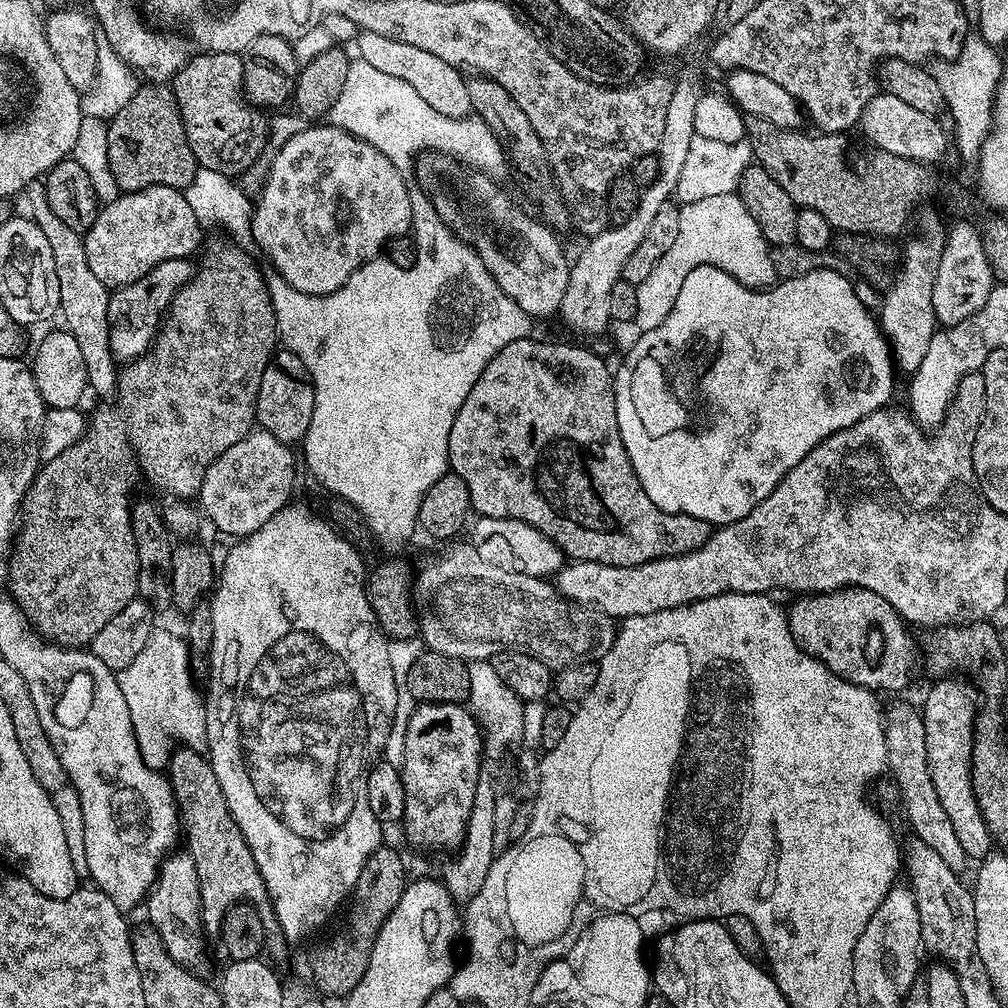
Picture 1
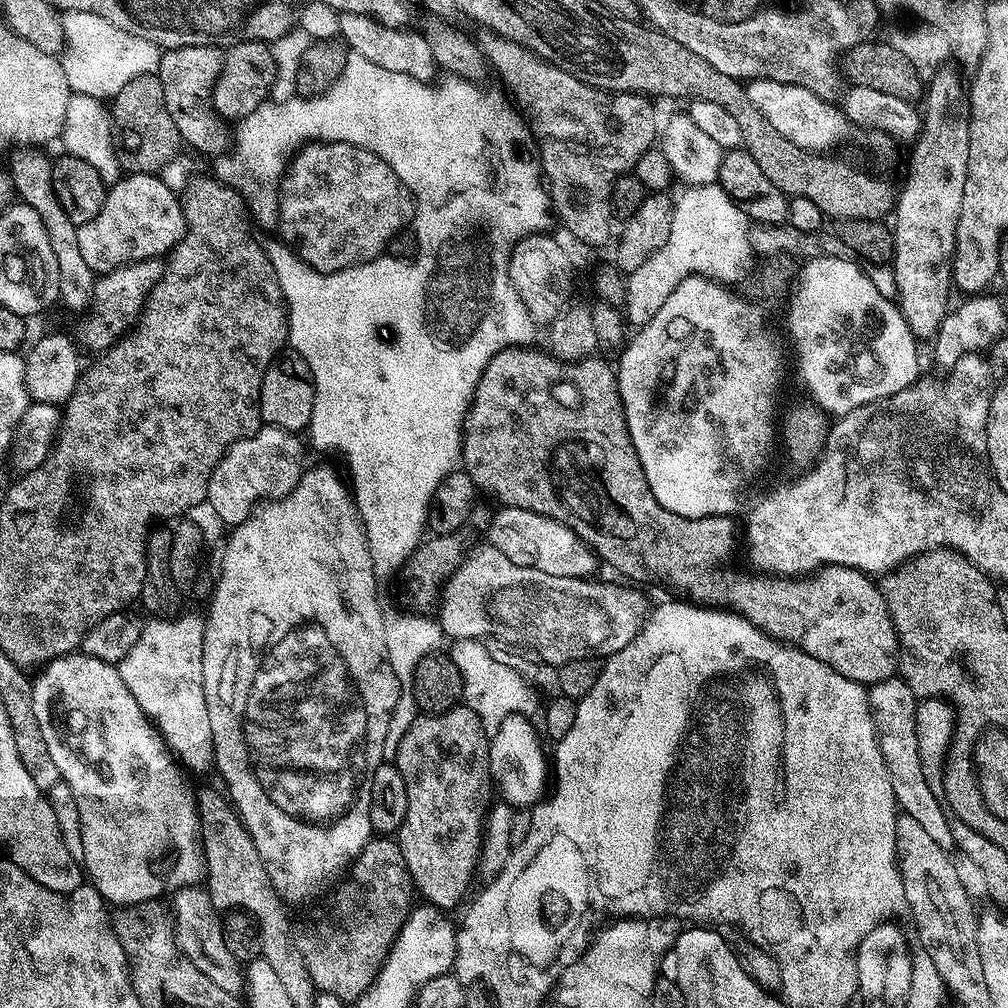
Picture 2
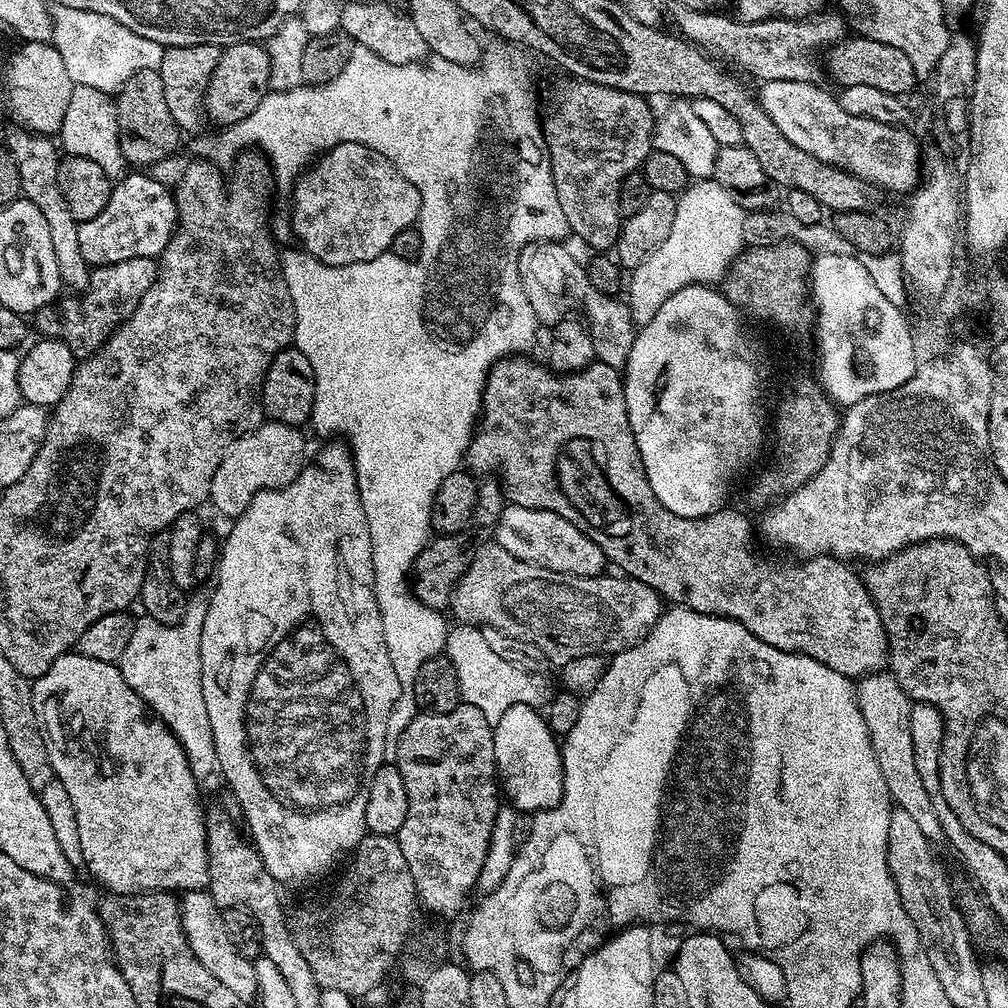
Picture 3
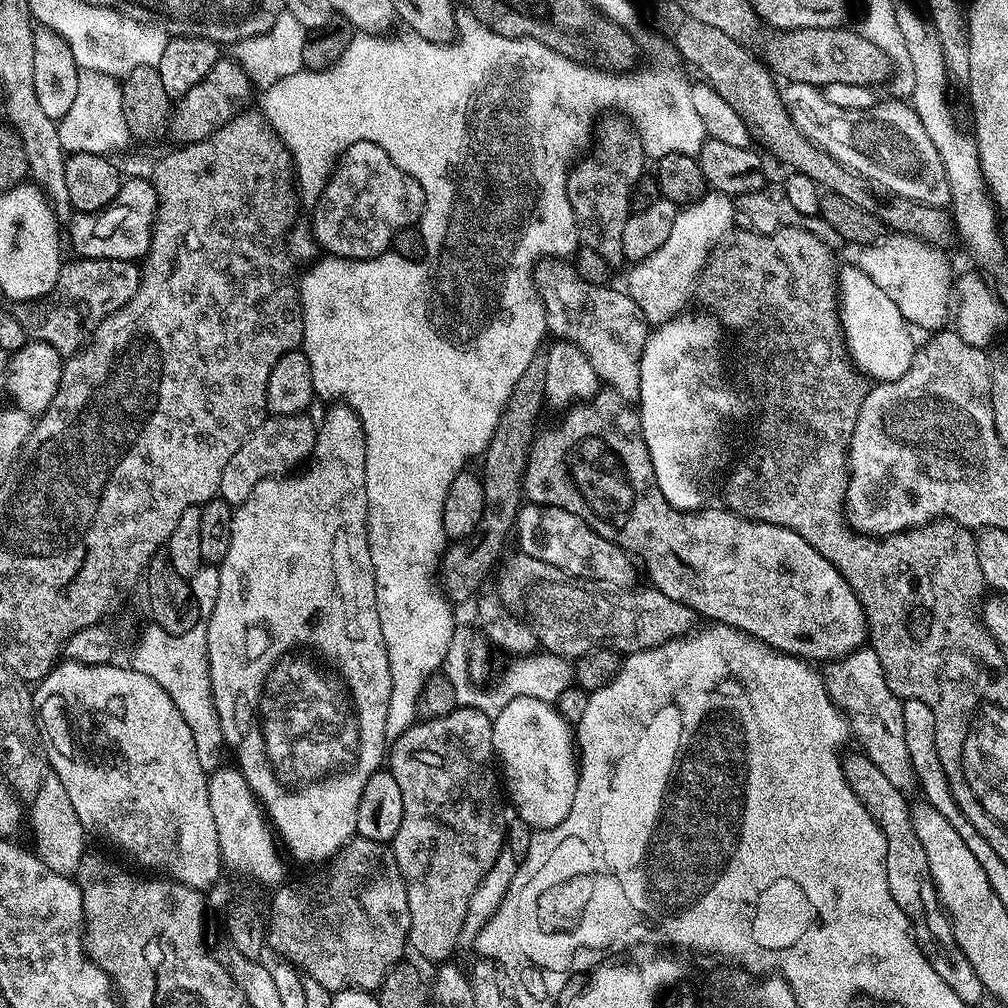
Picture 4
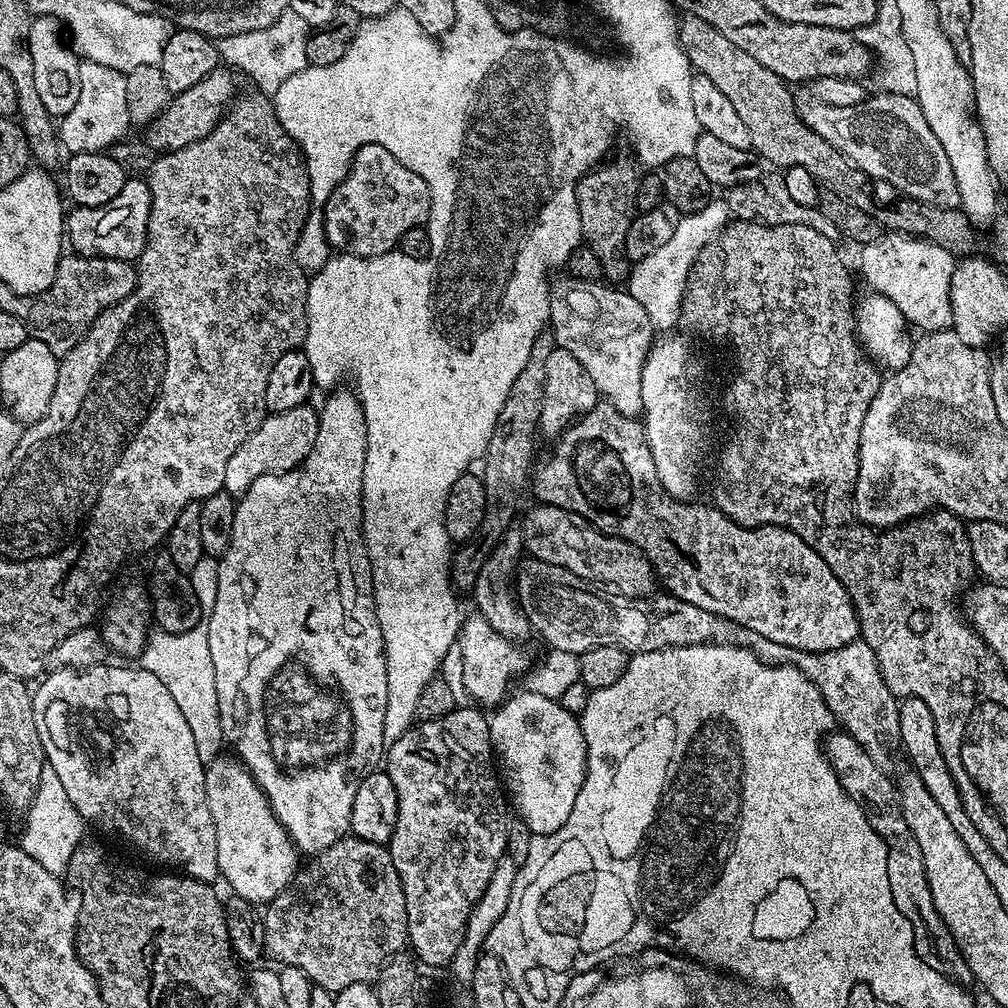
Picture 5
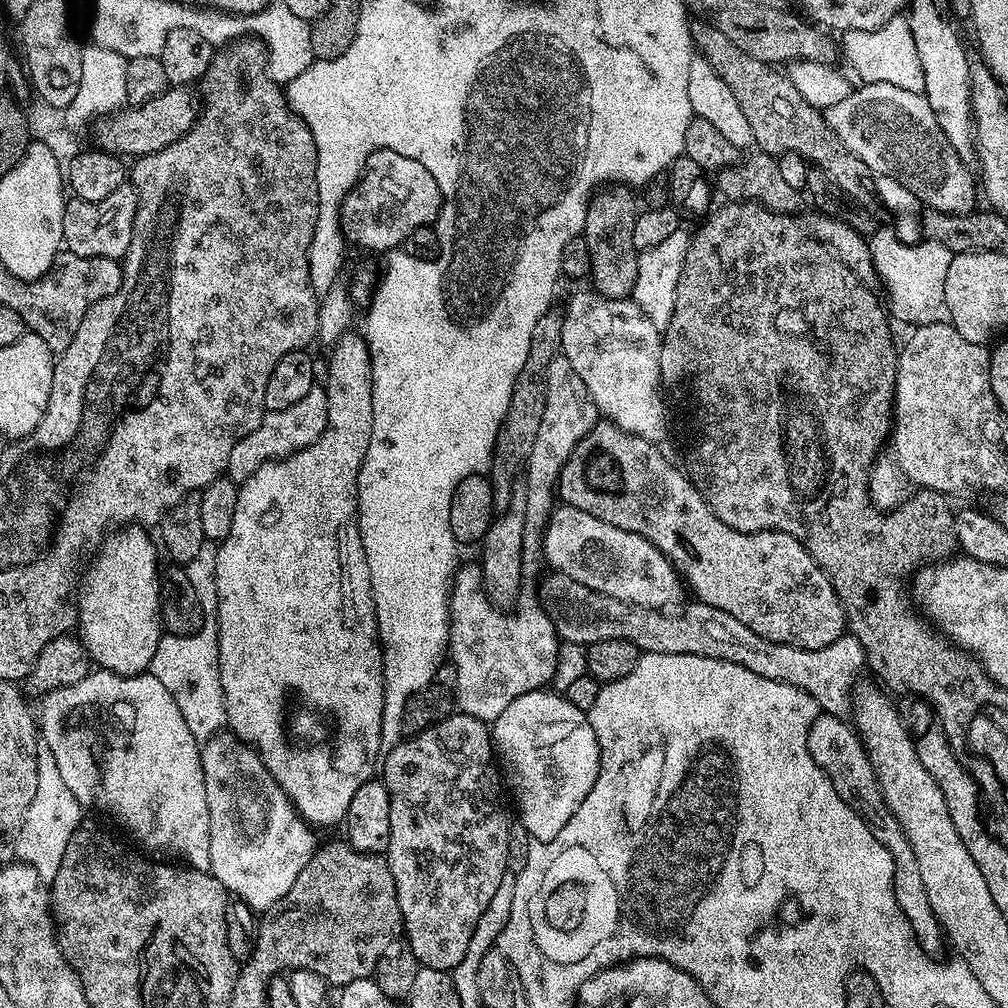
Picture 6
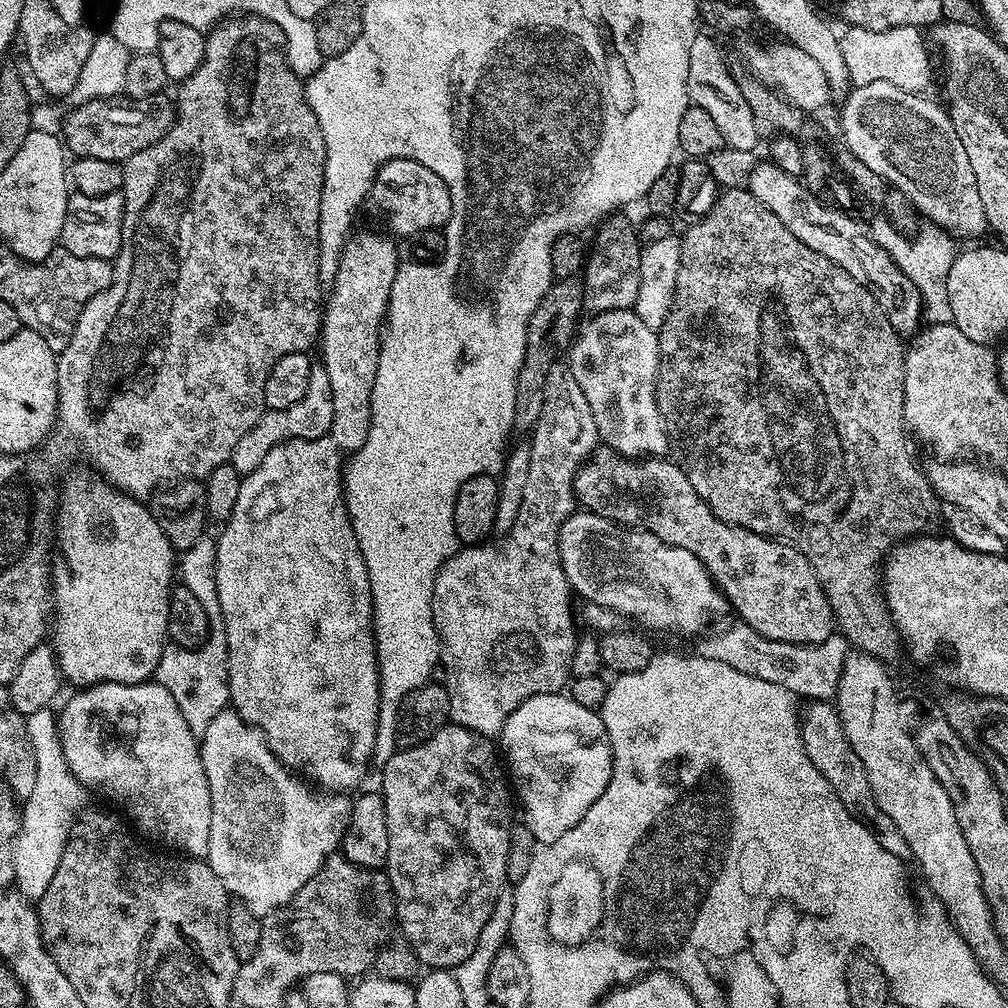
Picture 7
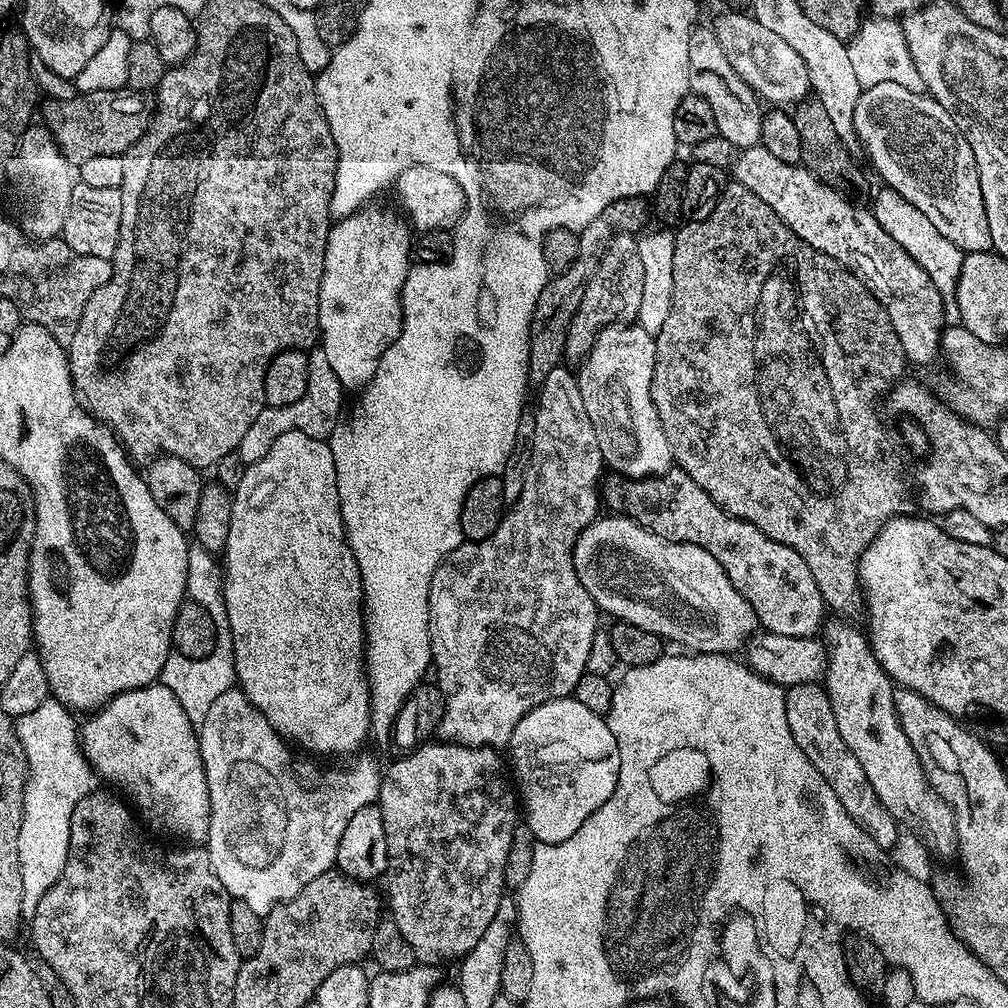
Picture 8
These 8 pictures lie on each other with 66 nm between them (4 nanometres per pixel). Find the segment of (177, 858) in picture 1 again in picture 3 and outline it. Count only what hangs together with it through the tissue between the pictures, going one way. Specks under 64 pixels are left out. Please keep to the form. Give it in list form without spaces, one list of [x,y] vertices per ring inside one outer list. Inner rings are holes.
[[[207,890],[183,893],[180,900],[180,921],[194,958],[198,958],[198,962],[202,962],[202,966],[206,966],[206,970],[210,970],[210,974],[214,974],[214,978],[218,978],[218,982],[226,986],[226,990],[231,990],[241,1005],[248,1006],[251,1000],[253,1003],[257,999],[258,990],[256,965],[237,950],[234,942],[230,942],[230,934],[226,934],[224,913],[212,893]]]

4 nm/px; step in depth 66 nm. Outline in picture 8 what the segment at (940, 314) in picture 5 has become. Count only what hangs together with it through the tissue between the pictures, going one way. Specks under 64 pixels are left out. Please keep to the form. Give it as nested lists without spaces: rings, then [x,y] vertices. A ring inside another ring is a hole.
[[[887,186],[880,188],[874,200],[874,205],[871,205],[870,208],[875,214],[875,220],[926,270],[927,276],[934,282],[935,288],[944,300],[945,321],[952,326],[959,325],[961,314],[957,305],[956,292],[965,253],[955,246],[954,242],[950,242],[948,238],[943,237],[935,229],[930,218],[927,218],[926,214],[923,214],[922,210],[918,210],[913,203],[908,202],[906,198],[902,198],[893,188]]]

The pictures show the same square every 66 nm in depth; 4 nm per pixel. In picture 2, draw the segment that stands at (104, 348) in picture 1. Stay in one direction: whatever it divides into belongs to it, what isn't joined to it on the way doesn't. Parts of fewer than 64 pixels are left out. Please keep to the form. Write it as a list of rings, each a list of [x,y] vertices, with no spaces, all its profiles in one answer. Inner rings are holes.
[[[35,147],[24,148],[12,160],[10,175],[12,184],[16,187],[17,197],[23,203],[34,208],[46,228],[50,245],[54,249],[56,262],[58,262],[58,286],[60,287],[59,299],[62,304],[74,311],[80,312],[84,307],[93,303],[96,295],[97,273],[86,266],[86,258],[82,258],[82,250],[78,246],[78,226],[66,218],[66,210],[62,210],[62,202],[54,194],[52,181],[52,160],[44,157]]]

